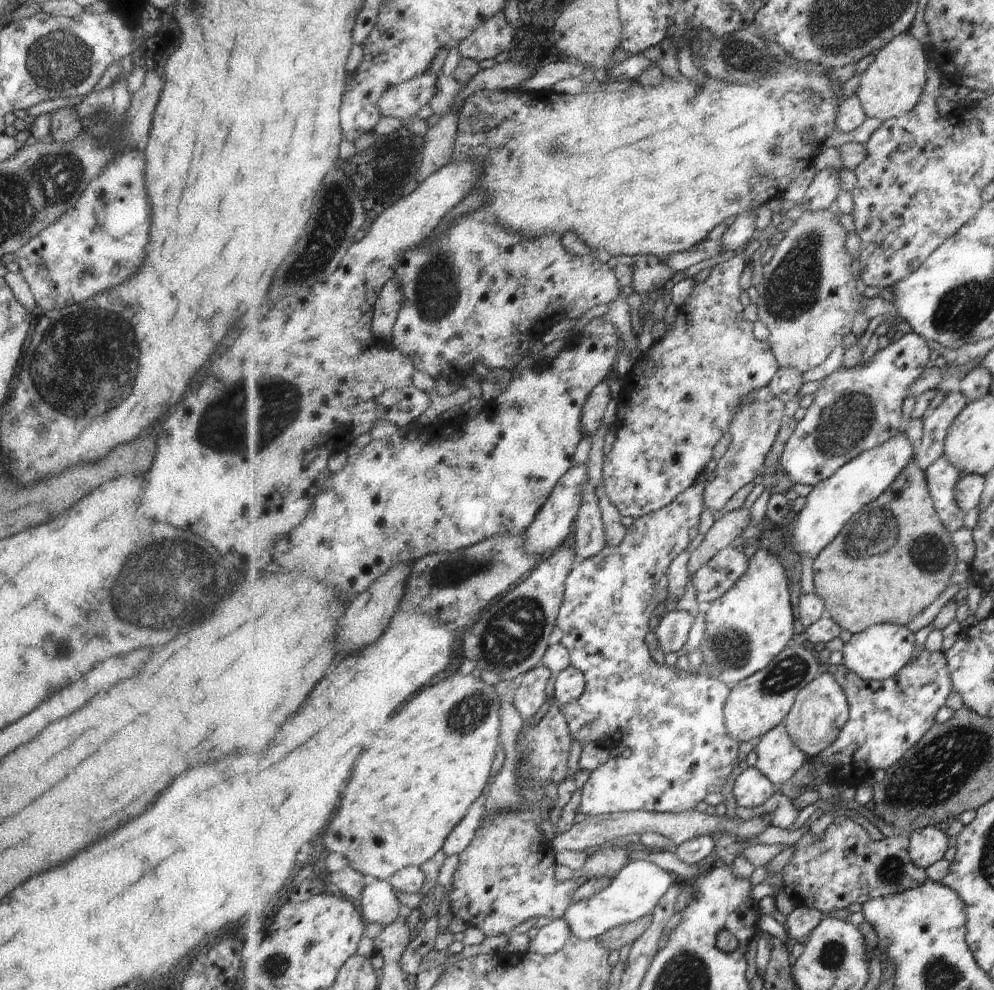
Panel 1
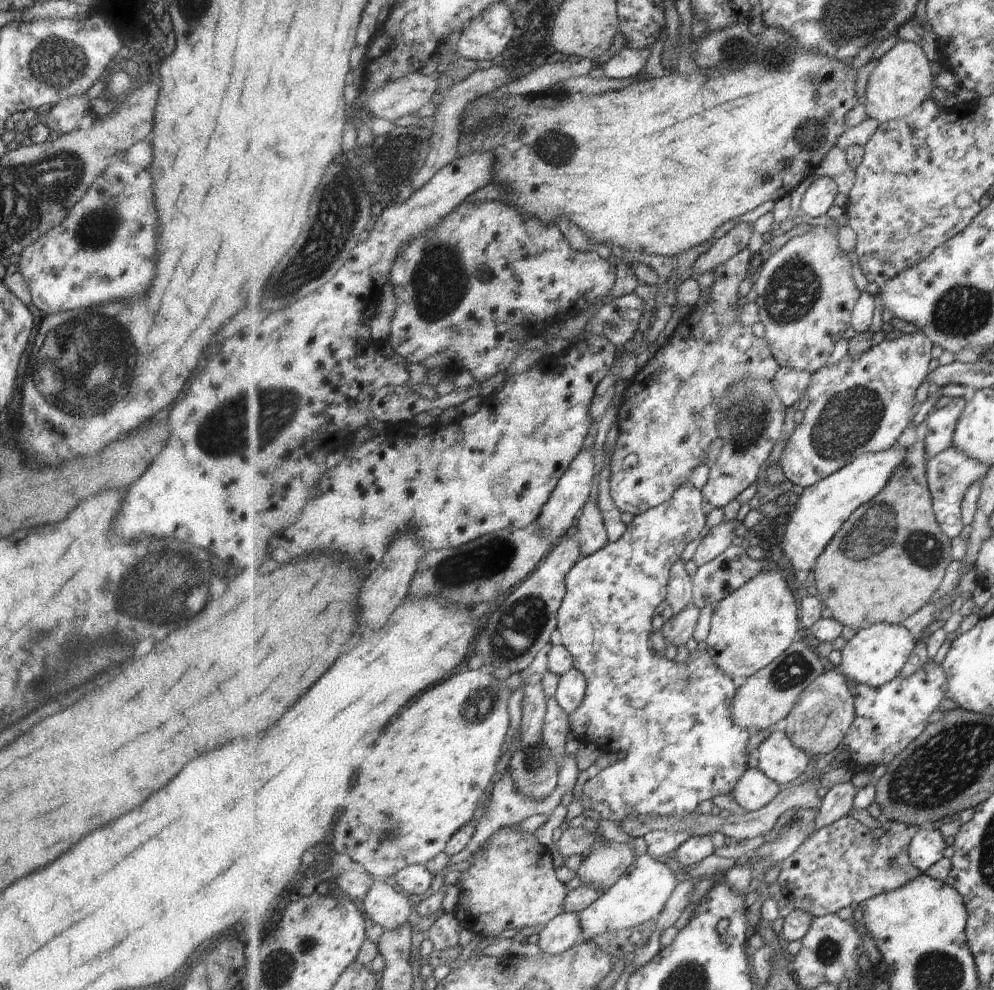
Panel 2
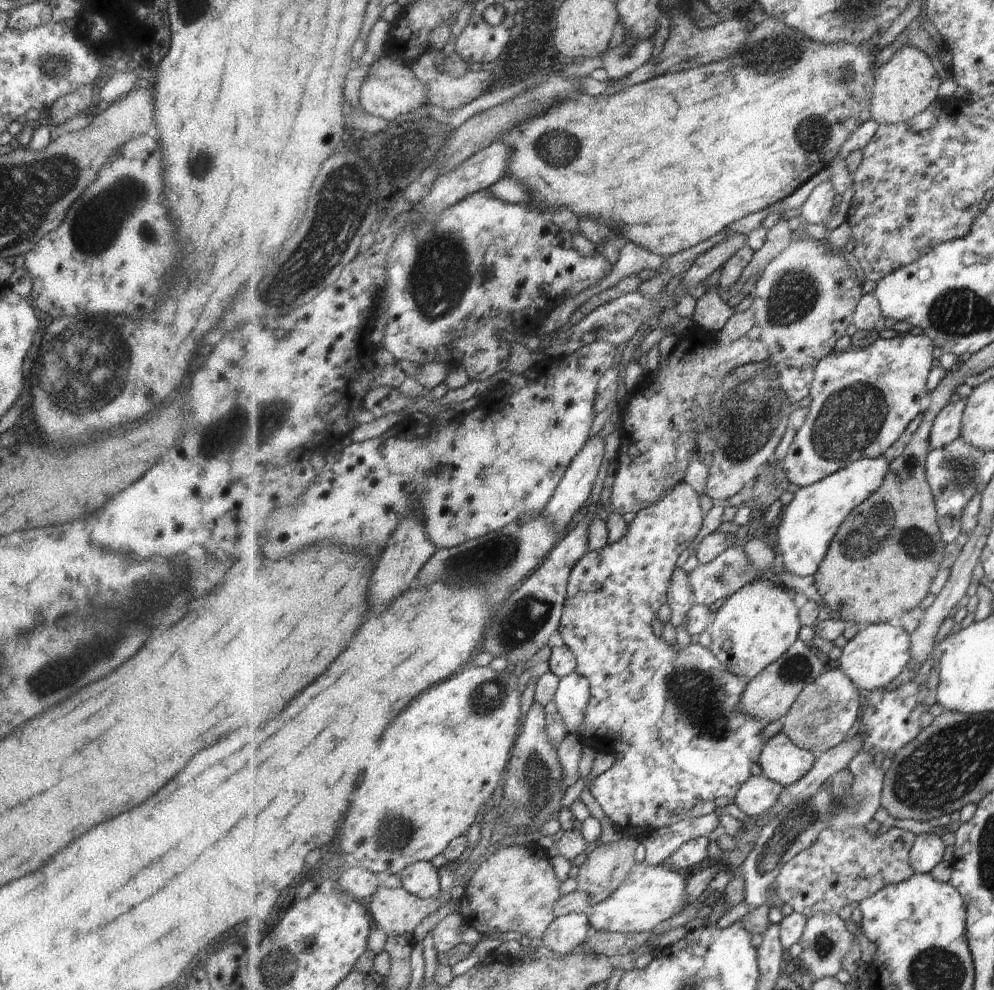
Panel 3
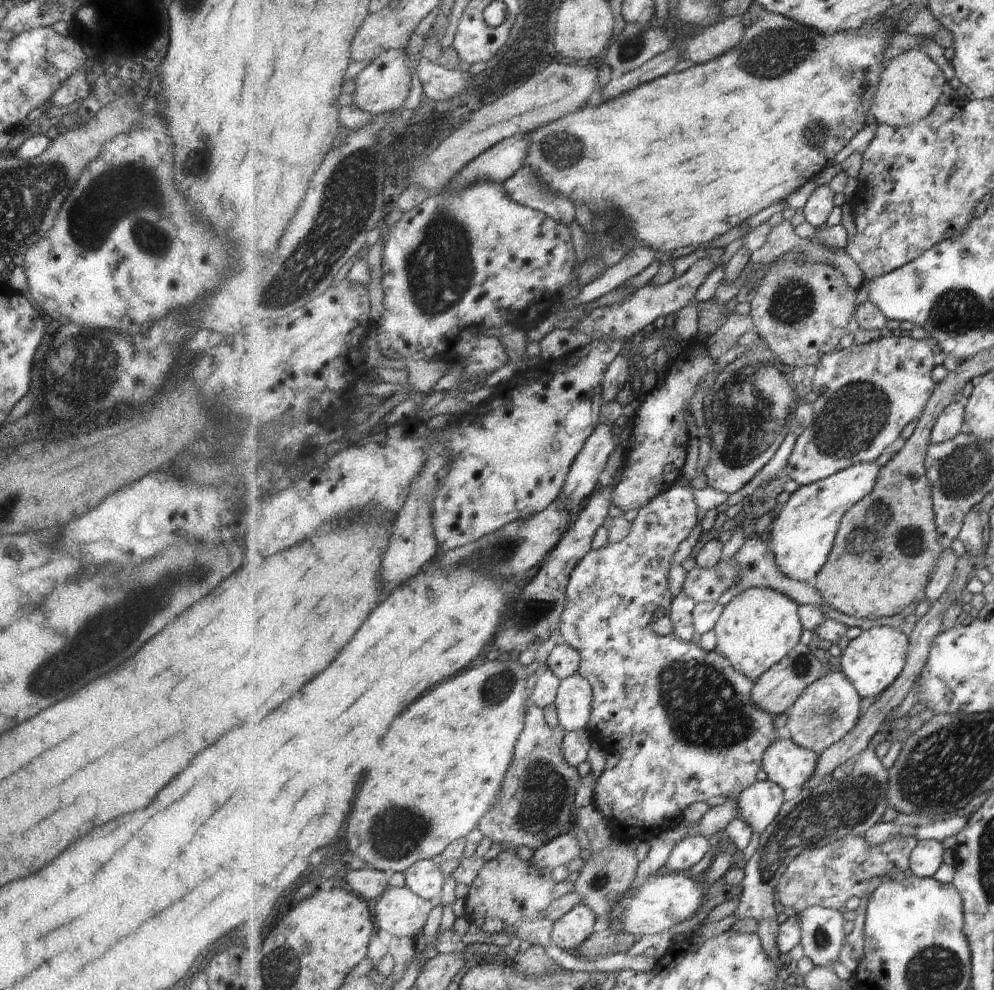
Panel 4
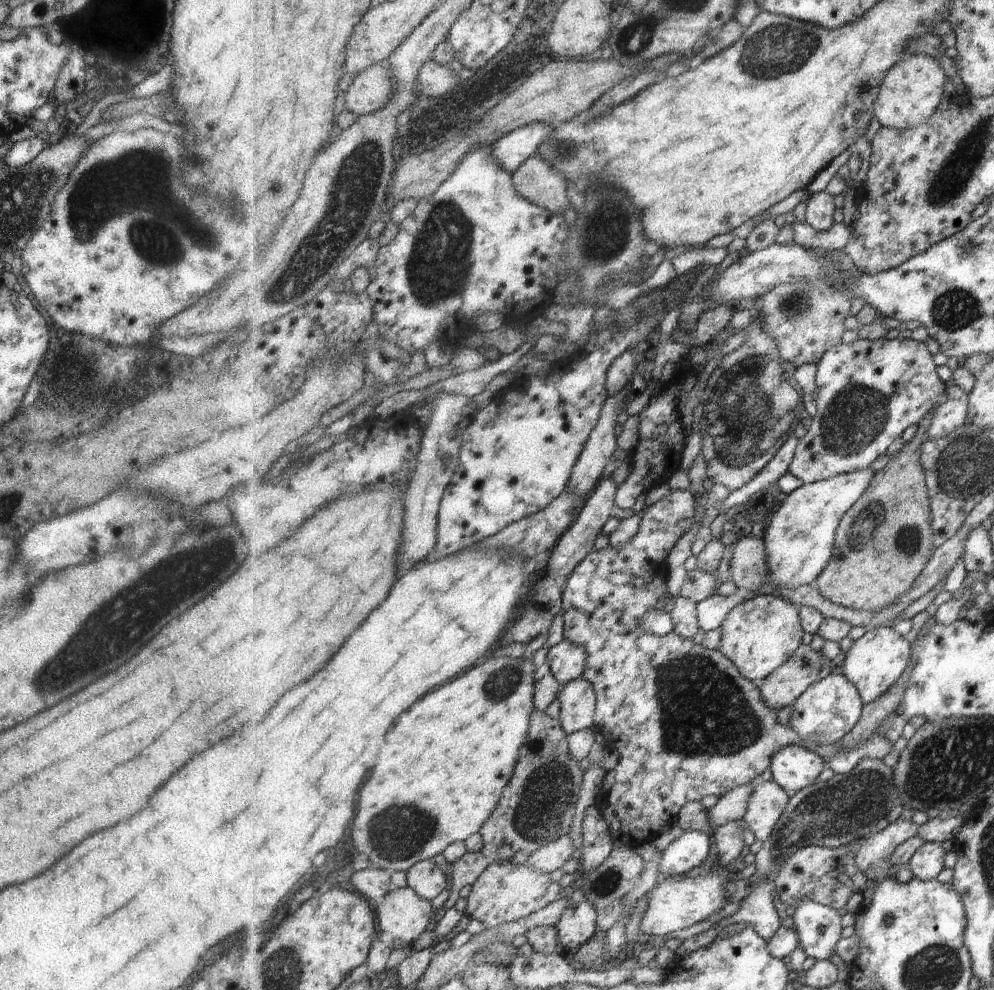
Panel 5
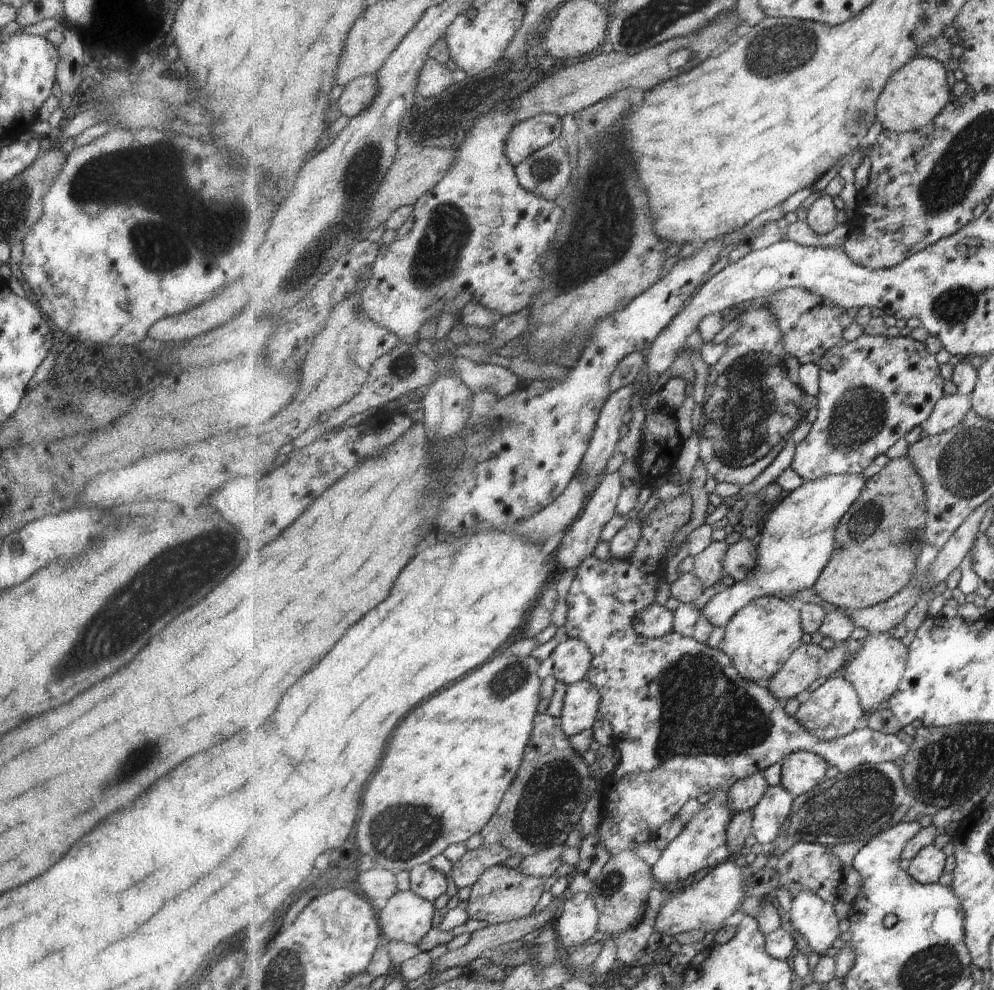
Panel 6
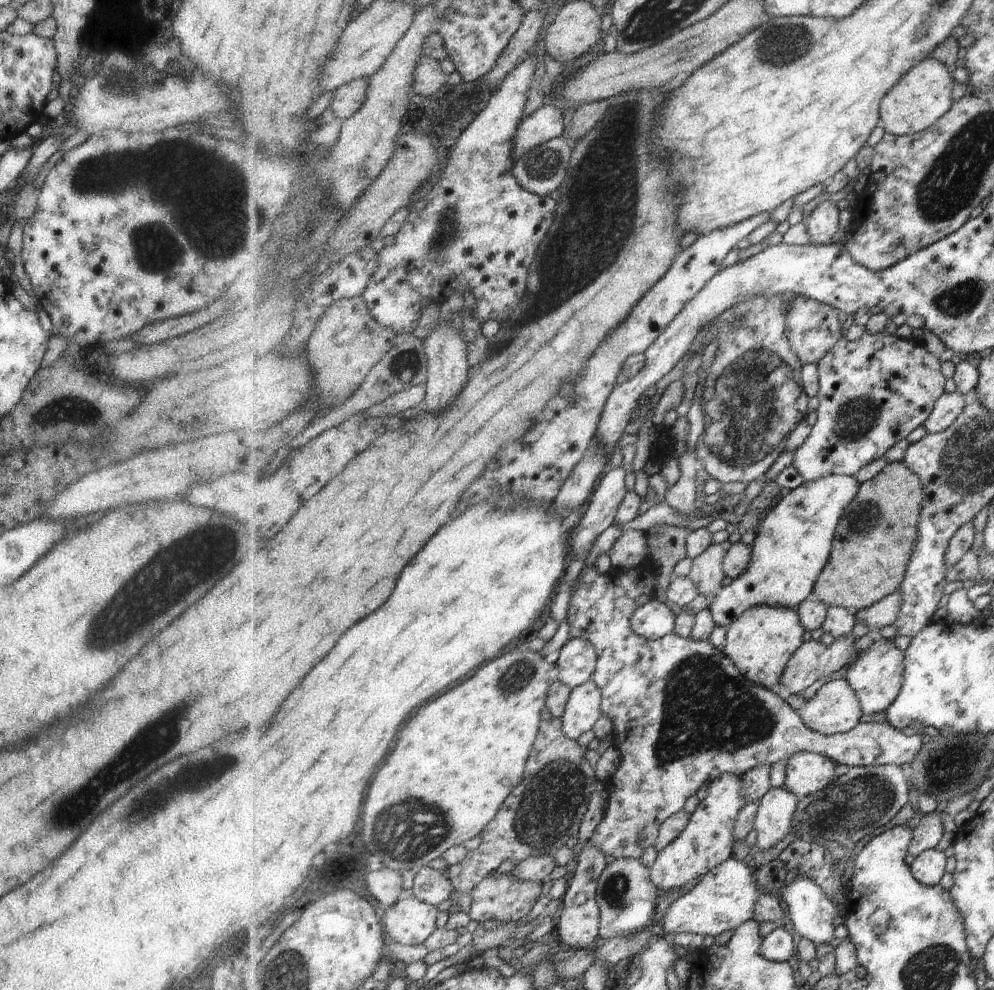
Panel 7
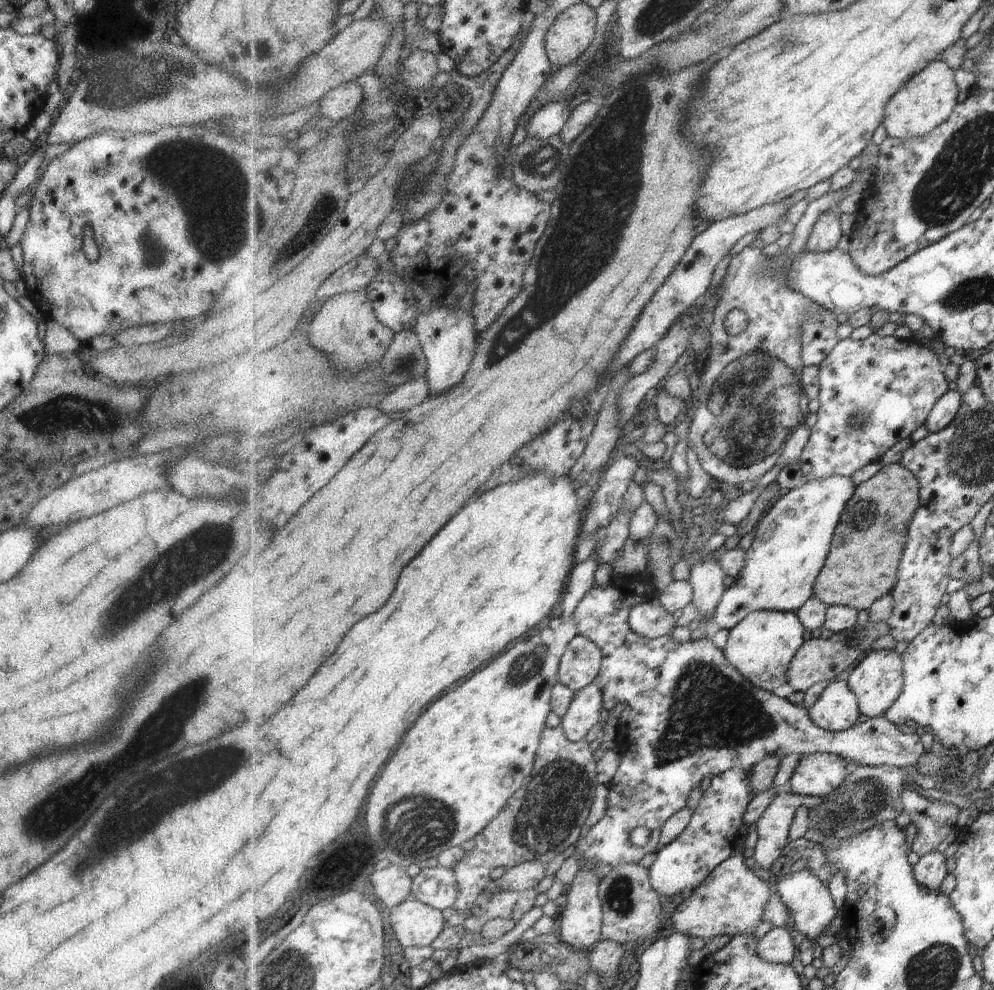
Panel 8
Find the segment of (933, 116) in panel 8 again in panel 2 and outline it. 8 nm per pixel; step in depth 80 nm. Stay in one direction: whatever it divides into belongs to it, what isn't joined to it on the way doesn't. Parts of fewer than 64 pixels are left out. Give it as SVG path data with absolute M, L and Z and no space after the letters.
M899 39L881 58L868 78L866 113L879 124L902 119L917 110L925 100L931 98L935 82L931 61L925 55L919 42Z

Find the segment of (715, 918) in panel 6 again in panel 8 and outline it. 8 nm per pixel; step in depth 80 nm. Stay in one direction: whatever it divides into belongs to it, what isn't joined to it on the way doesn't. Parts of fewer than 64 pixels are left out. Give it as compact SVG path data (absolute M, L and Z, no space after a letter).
M734 852L734 855L720 864L703 884L693 889L693 894L683 900L669 916L672 926L679 933L687 936L700 936L709 941L715 936L728 934L733 938L743 931L755 930L763 920L763 910L771 894L774 883L771 879L763 882L756 872L756 868L750 869L745 864L743 853Z

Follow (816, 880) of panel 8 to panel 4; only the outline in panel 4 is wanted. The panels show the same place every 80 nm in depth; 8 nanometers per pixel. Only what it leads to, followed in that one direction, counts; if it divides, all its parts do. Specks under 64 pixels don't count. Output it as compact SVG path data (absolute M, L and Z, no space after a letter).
M812 907L799 912L804 956L811 959L814 966L832 968L839 962L839 952L847 934L843 930L843 914L828 907Z

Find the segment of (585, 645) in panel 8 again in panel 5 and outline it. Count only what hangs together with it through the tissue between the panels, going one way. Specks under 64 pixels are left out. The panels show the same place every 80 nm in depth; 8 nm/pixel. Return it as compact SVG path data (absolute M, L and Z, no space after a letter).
M563 639L551 647L547 654L551 673L563 686L572 680L583 677L587 659L586 648L569 639Z

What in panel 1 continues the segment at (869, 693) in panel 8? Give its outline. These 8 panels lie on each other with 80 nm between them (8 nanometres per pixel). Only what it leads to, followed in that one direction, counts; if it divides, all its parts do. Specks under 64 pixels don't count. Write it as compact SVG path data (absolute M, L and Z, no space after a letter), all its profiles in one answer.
M897 623L876 624L851 636L842 648L843 662L864 679L882 681L897 676L913 659L915 648L915 633L908 626Z

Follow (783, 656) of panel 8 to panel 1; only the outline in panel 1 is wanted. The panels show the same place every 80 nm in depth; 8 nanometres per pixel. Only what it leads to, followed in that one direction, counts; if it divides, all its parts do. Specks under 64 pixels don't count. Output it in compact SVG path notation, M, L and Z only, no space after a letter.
M761 547L749 559L746 573L733 585L733 588L721 598L705 606L704 636L699 645L703 664L712 677L731 686L760 670L766 669L781 652L798 640L795 637L795 614L791 610L791 592L789 592L790 575L781 566L777 552Z

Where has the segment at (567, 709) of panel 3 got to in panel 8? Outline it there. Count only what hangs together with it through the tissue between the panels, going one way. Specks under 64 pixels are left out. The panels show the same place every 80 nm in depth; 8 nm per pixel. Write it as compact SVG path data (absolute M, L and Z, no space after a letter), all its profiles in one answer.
M597 682L576 692L573 702L562 718L561 726L571 742L585 741L591 729L601 718L603 693Z

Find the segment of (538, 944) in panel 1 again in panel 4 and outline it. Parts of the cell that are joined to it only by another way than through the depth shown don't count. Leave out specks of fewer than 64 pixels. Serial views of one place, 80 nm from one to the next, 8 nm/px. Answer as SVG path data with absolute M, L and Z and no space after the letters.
M584 903L577 904L561 920L555 922L553 946L566 950L579 949L601 926L593 910Z

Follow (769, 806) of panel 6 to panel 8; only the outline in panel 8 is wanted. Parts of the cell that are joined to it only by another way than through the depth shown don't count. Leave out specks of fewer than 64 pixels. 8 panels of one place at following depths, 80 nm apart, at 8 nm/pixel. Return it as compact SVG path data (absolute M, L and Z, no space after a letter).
M779 792L756 822L758 841L753 855L756 868L768 871L769 866L782 855L783 849L787 846L791 824L795 820L795 812L805 802L806 797L803 795Z

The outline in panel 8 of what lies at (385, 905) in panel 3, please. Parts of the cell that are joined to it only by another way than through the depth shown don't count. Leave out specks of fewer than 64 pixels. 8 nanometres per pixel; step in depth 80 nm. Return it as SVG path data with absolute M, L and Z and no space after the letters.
M413 897L398 904L389 919L397 943L404 949L428 947L445 929L443 912Z

